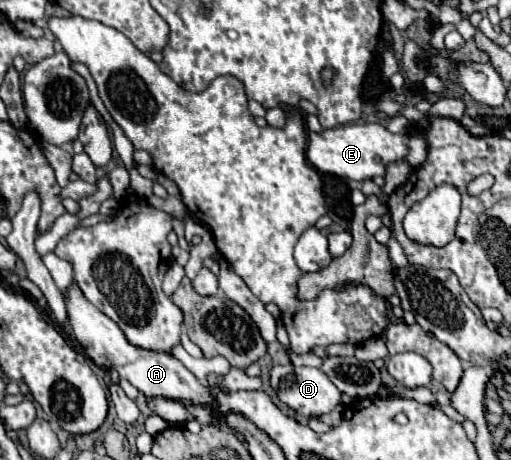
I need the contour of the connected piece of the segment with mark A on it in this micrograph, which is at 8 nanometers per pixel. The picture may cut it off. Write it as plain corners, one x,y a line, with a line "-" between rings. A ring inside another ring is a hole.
71,282
71,286
67,288
65,308
67,308
67,314
69,314
69,328
71,328
73,336
83,346
85,354
97,366
107,368
107,370
117,370
121,378
127,378
145,396
177,398
181,402
191,402
191,404
209,404
211,402
211,394
209,394
207,386
203,382
199,382
195,378
195,374
189,372
175,356
143,350
143,348
129,344
125,334
121,332
121,328
91,304
81,294
81,290
75,282

